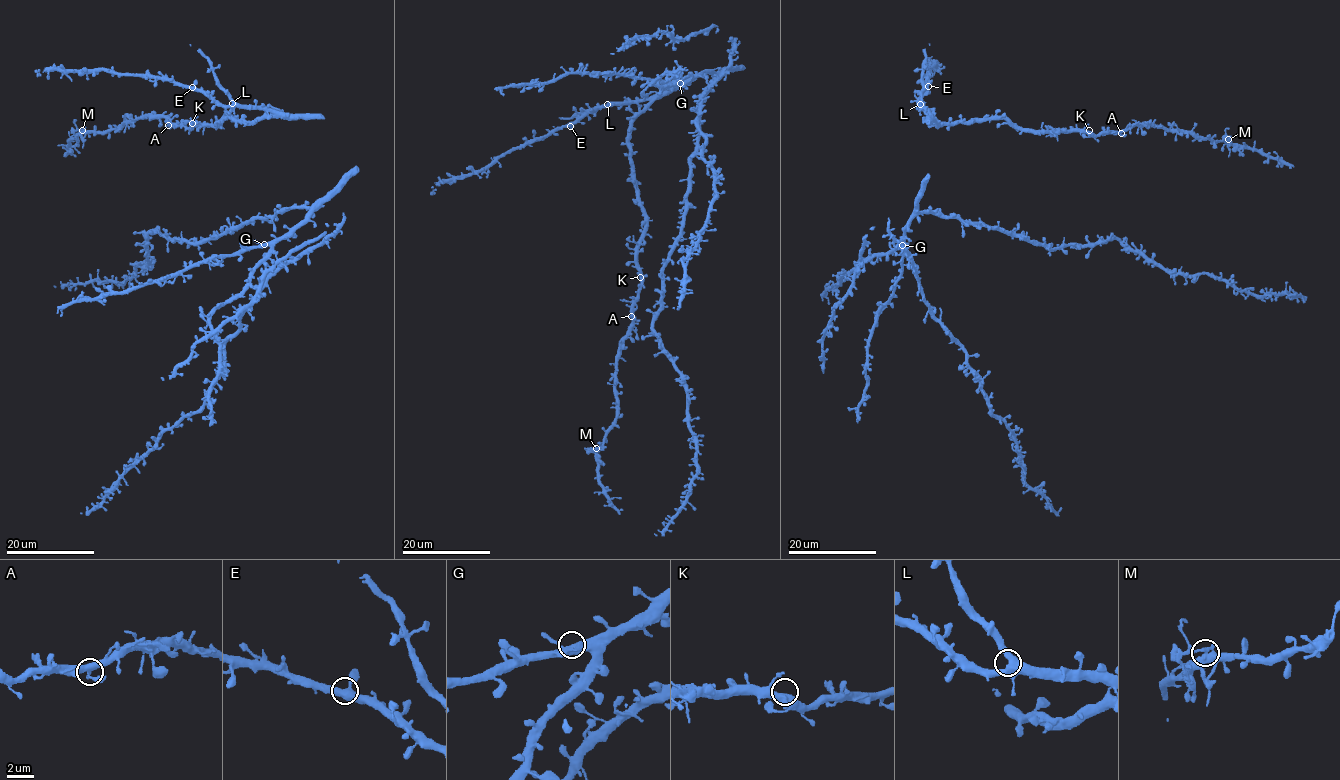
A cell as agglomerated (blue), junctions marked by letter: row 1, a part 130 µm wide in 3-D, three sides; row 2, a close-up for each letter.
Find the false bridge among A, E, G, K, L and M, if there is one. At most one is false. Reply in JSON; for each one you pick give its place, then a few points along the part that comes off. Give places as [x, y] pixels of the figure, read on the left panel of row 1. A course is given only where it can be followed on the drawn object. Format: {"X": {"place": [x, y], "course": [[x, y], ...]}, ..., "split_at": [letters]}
{"M": {"place": [82, 130]}, "split_at": ["M"]}

